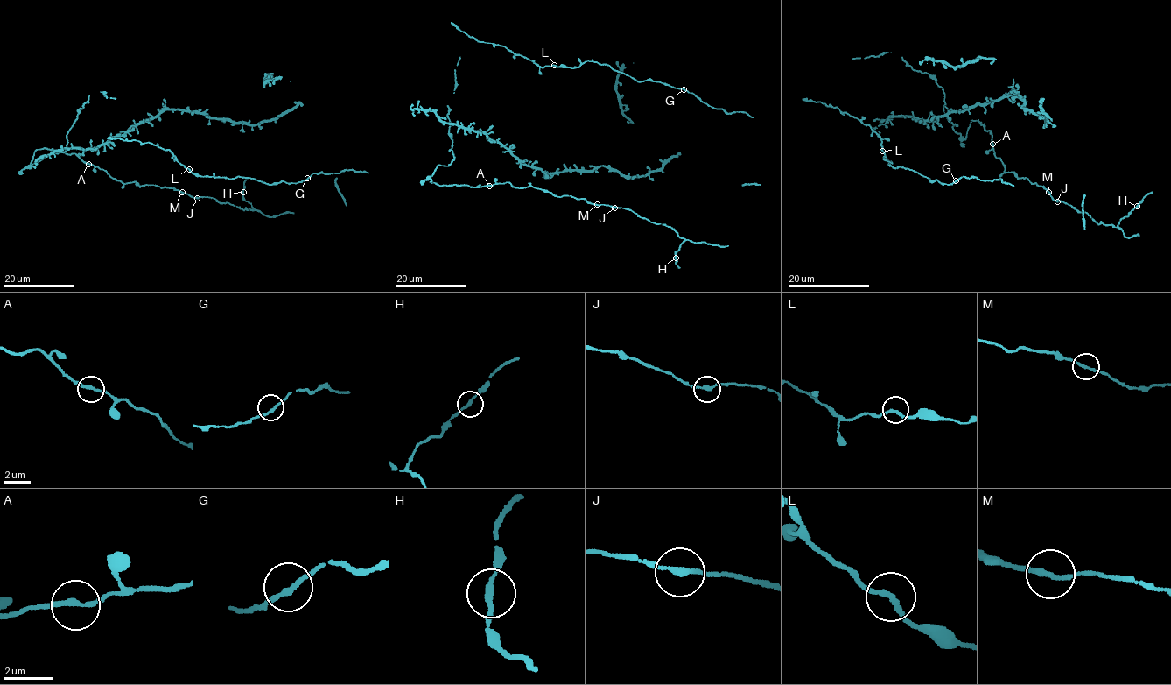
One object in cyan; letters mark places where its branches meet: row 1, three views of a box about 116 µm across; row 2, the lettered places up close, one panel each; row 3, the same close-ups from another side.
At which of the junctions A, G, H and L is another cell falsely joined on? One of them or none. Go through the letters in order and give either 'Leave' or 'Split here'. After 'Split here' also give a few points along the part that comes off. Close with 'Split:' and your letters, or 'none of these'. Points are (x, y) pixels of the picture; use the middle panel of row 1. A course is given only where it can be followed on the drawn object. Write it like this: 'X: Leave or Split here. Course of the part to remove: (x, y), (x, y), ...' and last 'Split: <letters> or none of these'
A: Leave
G: Leave
H: Leave
L: Leave
Split: none of these

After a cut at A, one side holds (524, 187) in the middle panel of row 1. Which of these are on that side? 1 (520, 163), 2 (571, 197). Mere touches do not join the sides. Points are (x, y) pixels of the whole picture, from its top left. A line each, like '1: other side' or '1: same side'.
1: other side
2: same side

